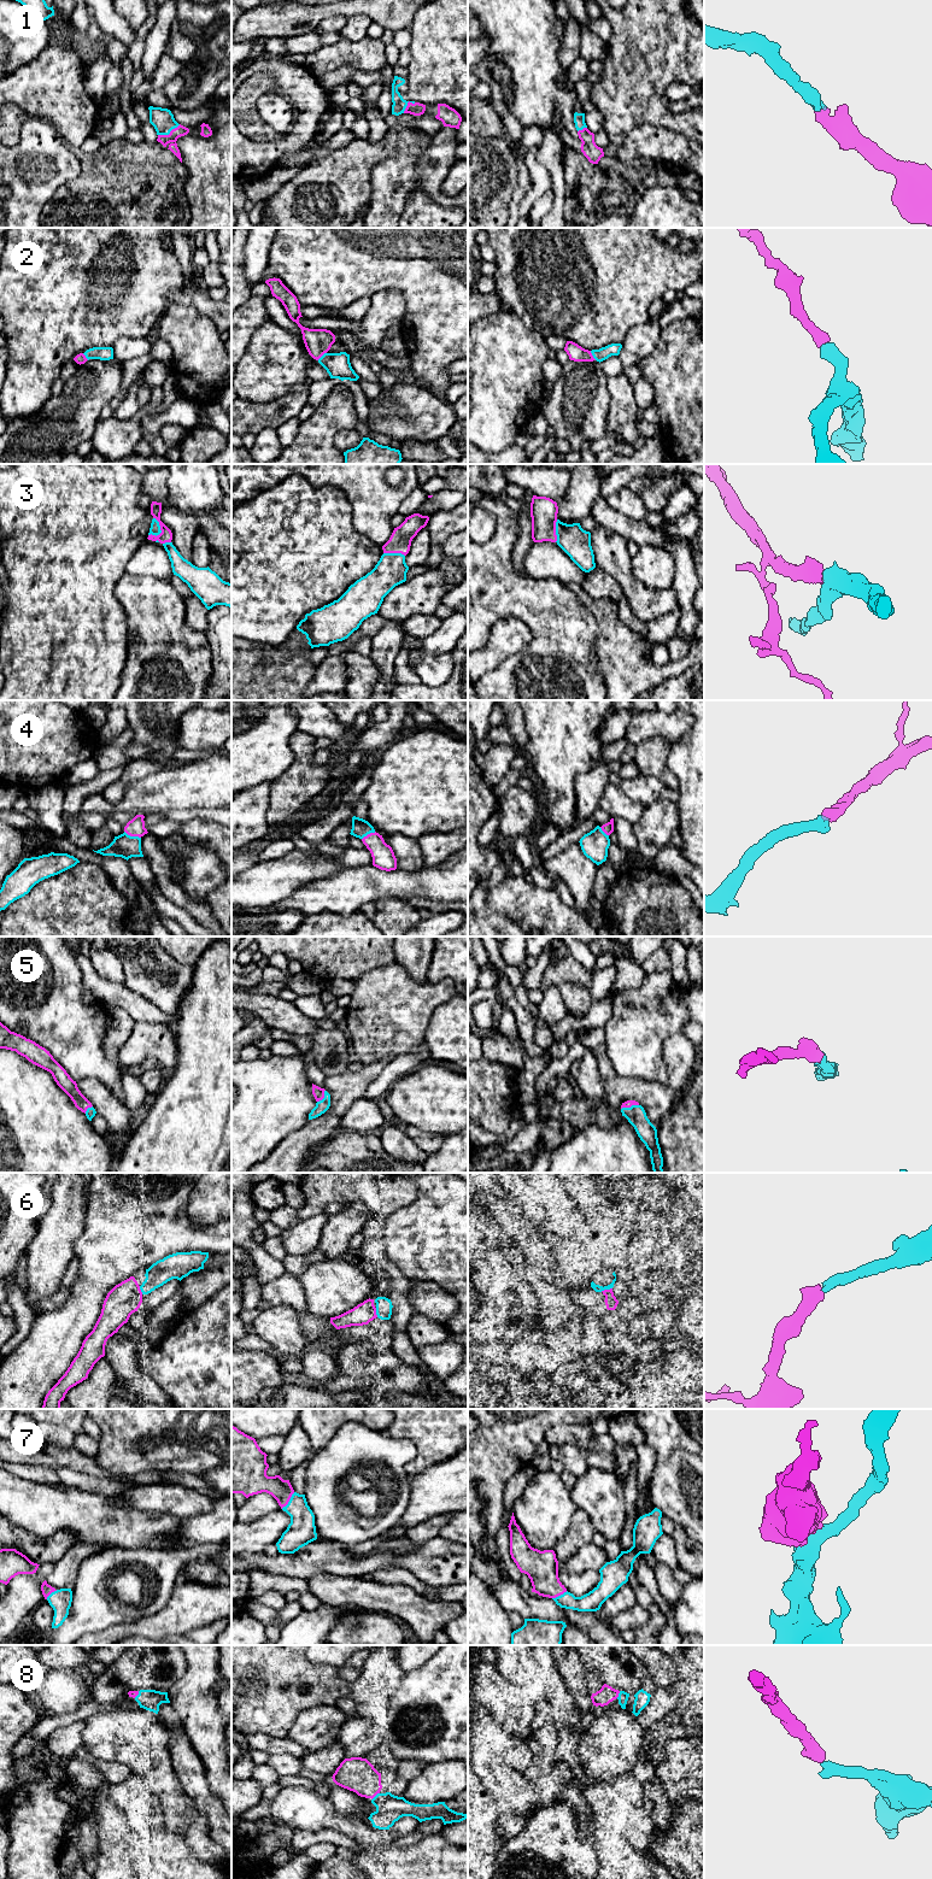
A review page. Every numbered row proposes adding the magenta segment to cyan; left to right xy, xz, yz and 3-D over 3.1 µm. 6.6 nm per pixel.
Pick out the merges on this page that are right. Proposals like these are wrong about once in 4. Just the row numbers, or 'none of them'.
1, 2, 3, 4, 5, 6, 7, 8

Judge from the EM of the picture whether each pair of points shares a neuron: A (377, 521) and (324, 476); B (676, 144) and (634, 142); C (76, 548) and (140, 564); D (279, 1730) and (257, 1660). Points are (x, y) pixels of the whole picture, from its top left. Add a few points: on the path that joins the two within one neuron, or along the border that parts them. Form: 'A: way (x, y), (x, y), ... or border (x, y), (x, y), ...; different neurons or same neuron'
A: way (371, 505), (340, 476); same neuron
B: way (666, 144), (645, 142); same neuron
C: border (145, 539), (134, 552), (124, 571); different neurons
D: way (273, 1713), (269, 1704), (269, 1680), (267, 1677); same neuron

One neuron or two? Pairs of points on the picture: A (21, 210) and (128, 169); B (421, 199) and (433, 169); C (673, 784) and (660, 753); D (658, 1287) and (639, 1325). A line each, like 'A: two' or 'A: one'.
A: two
B: two
C: one
D: two

